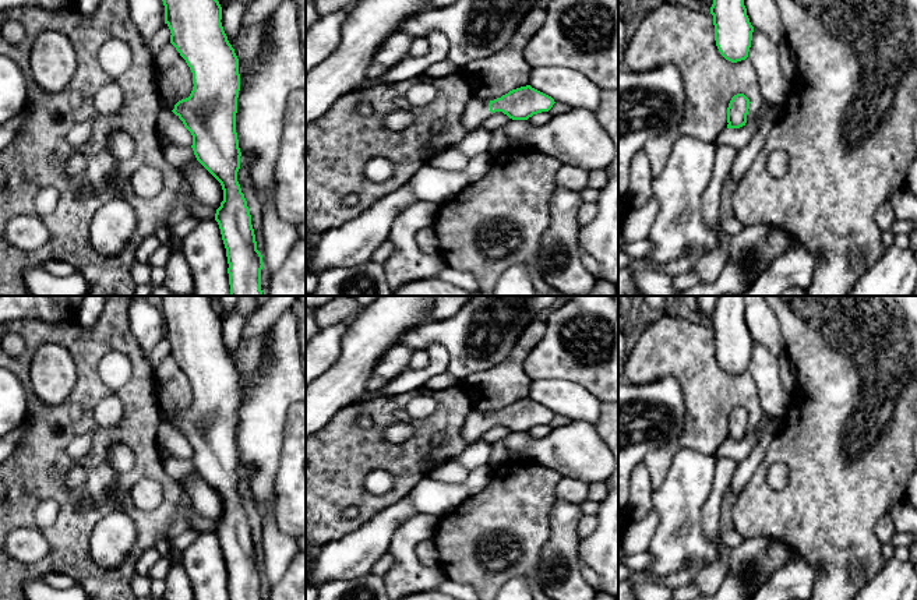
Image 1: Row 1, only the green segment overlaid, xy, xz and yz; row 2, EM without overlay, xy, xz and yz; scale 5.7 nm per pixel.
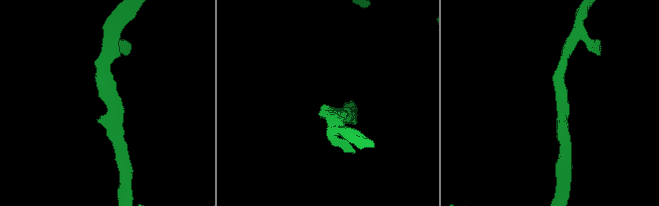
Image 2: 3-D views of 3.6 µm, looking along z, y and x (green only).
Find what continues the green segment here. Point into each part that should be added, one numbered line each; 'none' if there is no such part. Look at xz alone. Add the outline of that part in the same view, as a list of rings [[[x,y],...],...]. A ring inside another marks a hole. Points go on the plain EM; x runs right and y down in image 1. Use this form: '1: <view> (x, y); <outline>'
1: xz (476, 423); [[[475,409],[469,413],[461,433],[466,444],[482,440],[482,435],[491,428],[489,416],[489,413],[482,413]]]

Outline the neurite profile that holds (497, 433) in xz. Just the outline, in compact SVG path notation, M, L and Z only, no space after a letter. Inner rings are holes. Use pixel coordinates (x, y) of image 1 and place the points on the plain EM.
M495 424L482 435L482 440L486 442L495 442L504 440L509 433L511 431L502 424Z

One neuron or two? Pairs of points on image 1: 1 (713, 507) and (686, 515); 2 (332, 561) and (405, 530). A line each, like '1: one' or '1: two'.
1: two
2: two

